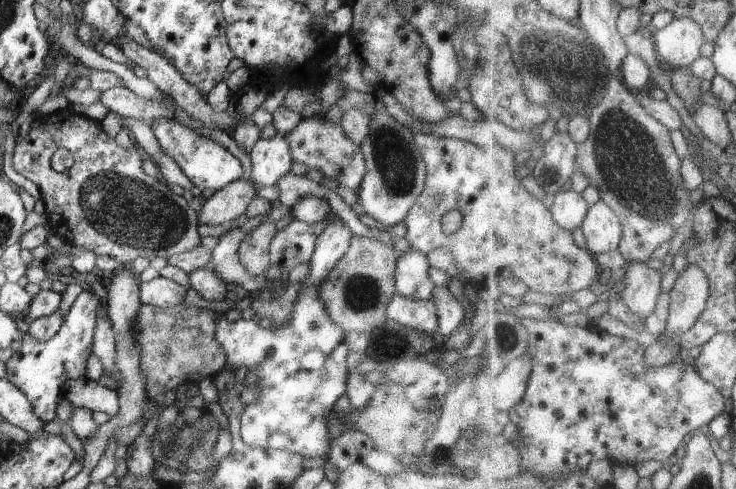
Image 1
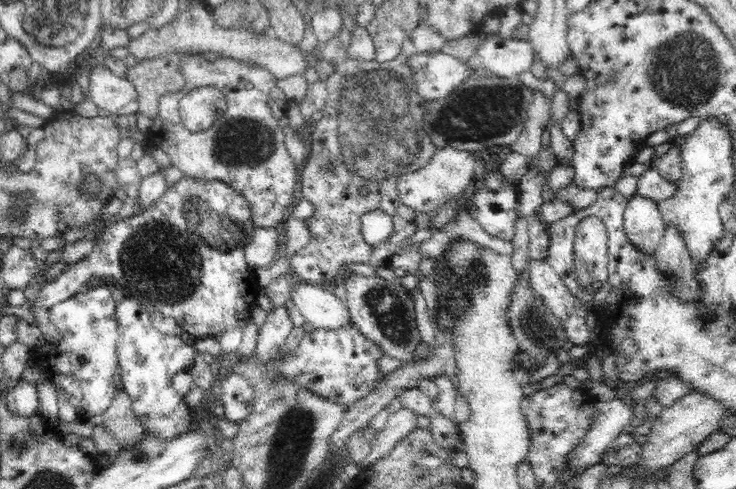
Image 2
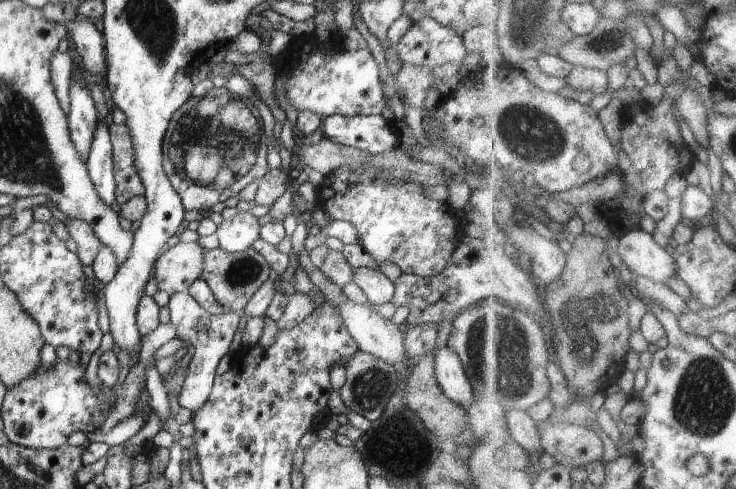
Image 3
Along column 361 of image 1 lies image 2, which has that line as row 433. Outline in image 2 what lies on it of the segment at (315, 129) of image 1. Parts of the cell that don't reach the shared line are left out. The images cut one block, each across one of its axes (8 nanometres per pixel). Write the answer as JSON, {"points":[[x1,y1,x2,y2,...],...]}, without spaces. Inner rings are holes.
{"points":[[125,297,122,301,118,302,115,318,119,333,117,358,119,366,122,369,121,384,131,398,134,415,144,426,146,433,150,433,156,439,172,440,189,432,193,414,190,412,191,408,184,402,184,397,172,387,172,377,177,372,188,370,193,364,195,354,197,353,195,346,186,344,180,337,164,336,158,332,153,326,150,308,142,305,136,297]]}

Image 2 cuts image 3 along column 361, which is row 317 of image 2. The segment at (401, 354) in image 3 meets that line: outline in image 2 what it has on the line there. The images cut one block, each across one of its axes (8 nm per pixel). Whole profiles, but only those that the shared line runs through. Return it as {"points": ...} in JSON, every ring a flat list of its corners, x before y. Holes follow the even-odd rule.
{"points":[[305,281,294,284,289,301,298,308,310,329,338,330,352,323,347,303,318,285]]}

